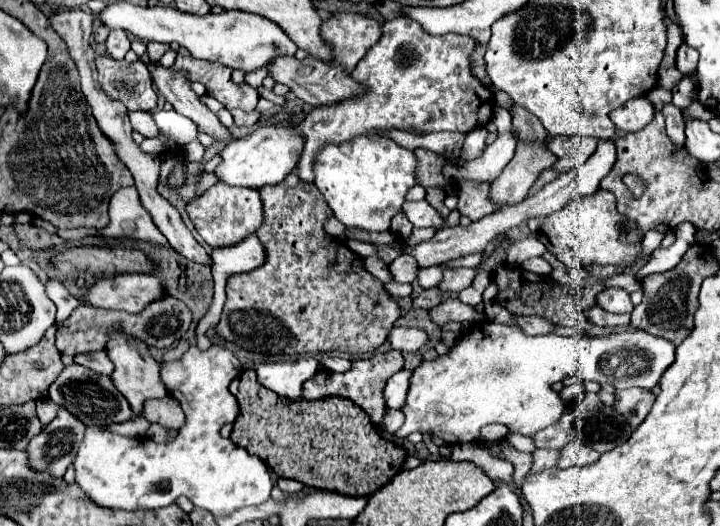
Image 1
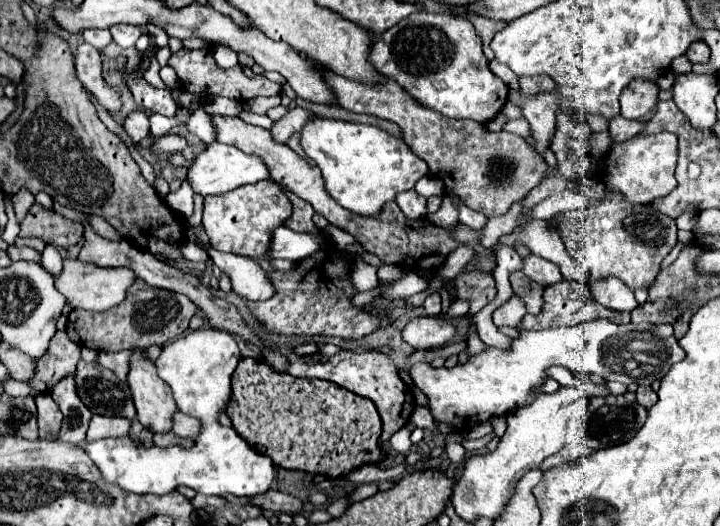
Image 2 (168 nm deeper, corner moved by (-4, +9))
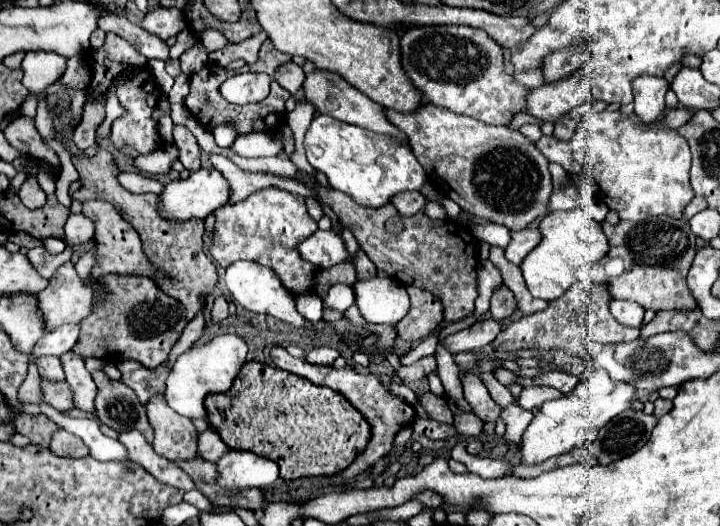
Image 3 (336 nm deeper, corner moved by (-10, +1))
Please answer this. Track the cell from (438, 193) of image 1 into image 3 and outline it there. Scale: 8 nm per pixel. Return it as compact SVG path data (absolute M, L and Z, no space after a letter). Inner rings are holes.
M426 202L424 214L426 214L428 218L434 218L434 220L444 220L444 218L446 218L446 212L444 212L444 208L442 208L438 202Z

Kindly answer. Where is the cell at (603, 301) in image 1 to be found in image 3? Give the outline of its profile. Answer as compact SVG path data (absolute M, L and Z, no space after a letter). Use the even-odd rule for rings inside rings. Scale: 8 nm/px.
M612 300L610 312L620 324L632 326L632 328L640 328L644 318L644 310L636 302L628 302L628 300Z

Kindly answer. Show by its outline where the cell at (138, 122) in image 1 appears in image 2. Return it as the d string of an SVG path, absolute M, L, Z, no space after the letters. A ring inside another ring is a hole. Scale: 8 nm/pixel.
M134 110L126 116L124 124L126 132L130 134L130 138L138 144L142 138L146 138L150 134L150 122L148 122L148 114L144 110Z

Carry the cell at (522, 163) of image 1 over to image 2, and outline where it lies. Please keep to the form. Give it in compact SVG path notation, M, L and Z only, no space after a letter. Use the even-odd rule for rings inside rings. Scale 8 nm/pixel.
M512 92L510 100L522 108L522 114L530 124L534 152L538 156L544 156L556 132L556 112L554 110L558 106L558 96L554 96L554 92L546 92L546 94L524 98L520 96L520 92Z

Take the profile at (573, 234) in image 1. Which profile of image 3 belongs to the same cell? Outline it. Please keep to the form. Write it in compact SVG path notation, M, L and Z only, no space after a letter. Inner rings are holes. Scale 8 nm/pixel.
M668 216L646 222L620 222L618 226L604 224L610 242L610 252L604 260L592 266L592 278L608 284L612 298L634 300L644 310L694 310L696 300L686 286L686 274L696 254L696 236L688 220Z

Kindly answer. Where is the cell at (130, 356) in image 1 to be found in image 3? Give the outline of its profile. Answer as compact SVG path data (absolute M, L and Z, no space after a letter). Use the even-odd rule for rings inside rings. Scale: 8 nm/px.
M154 396L148 404L148 420L154 428L154 450L170 462L194 460L198 456L198 430L190 418L176 414L164 400Z

